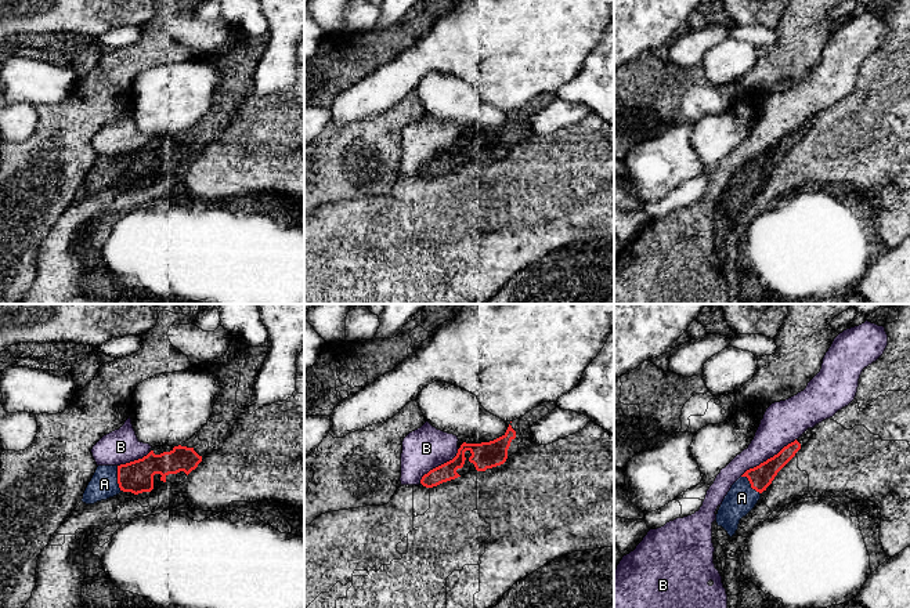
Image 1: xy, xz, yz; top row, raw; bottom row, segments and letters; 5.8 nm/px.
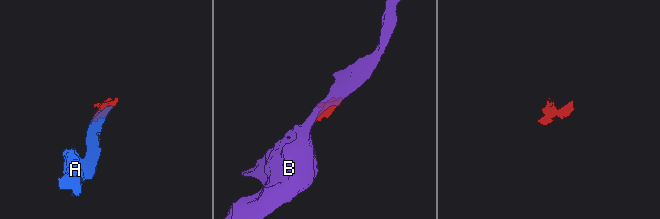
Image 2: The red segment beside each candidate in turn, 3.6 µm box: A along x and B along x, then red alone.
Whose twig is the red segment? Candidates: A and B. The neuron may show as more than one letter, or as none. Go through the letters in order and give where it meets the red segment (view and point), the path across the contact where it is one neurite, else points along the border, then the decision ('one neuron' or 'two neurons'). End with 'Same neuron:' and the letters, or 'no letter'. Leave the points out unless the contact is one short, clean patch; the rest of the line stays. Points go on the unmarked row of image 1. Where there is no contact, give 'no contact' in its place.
A: meets red in xy at (118, 169); one neuron
B: meets red in yz at (768, 149); two neurons
Same neuron: A

